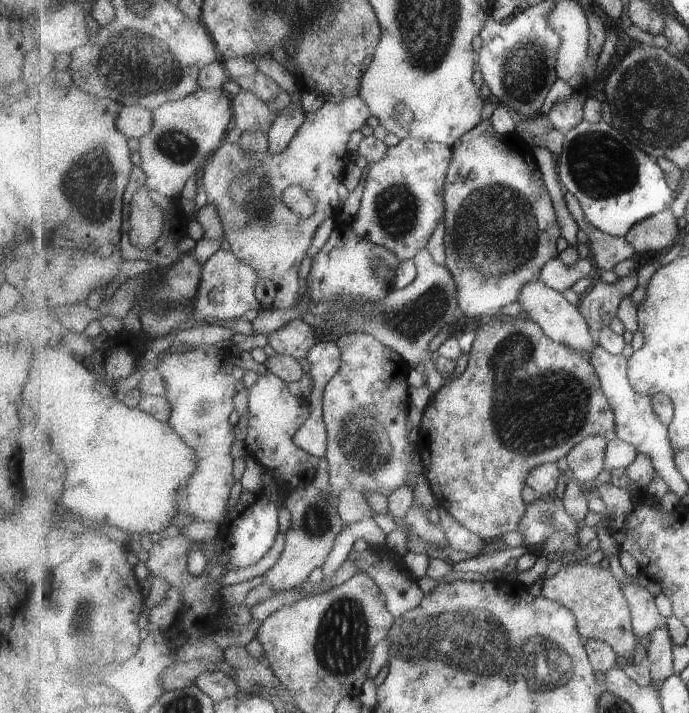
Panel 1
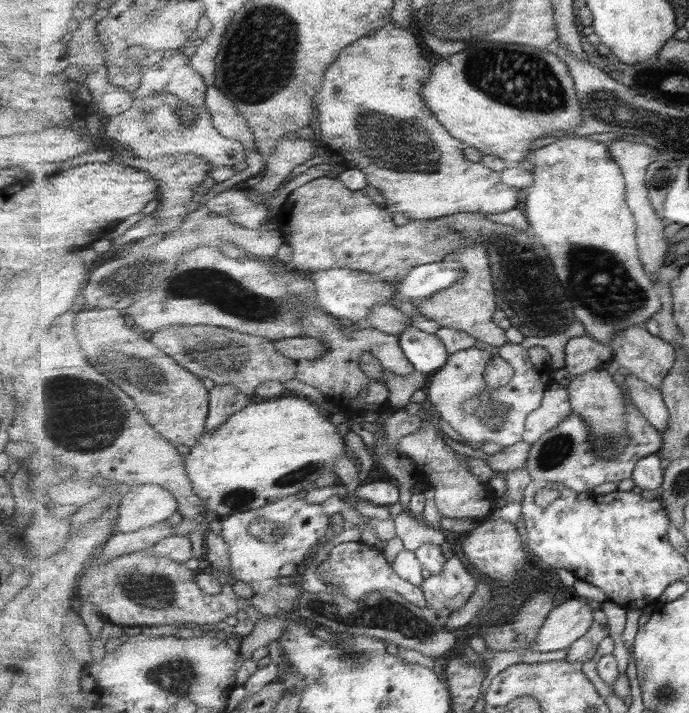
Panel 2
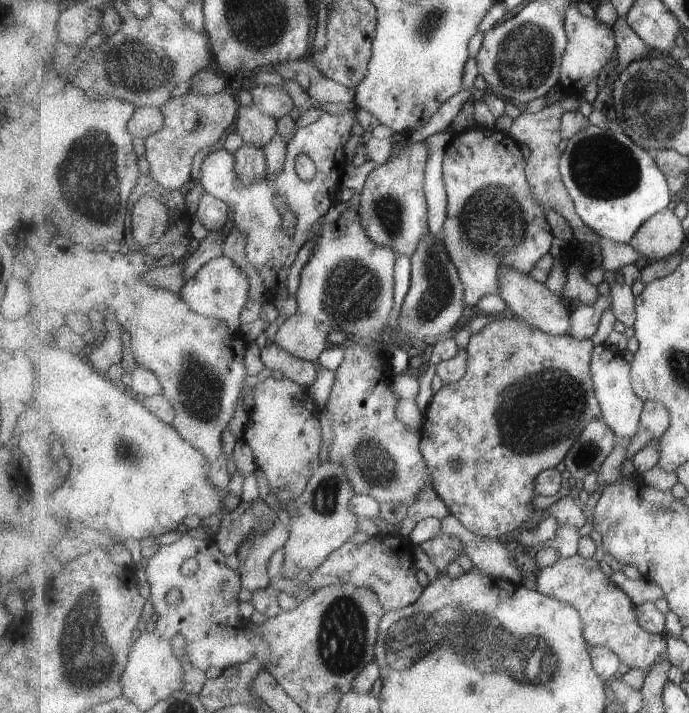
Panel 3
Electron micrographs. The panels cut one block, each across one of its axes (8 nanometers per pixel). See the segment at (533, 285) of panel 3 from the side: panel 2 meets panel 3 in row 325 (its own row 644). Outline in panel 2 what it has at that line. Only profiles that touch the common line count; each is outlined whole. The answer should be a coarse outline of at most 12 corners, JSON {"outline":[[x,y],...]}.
{"outline":[[575,598],[557,606],[529,649],[566,650],[592,628]]}

